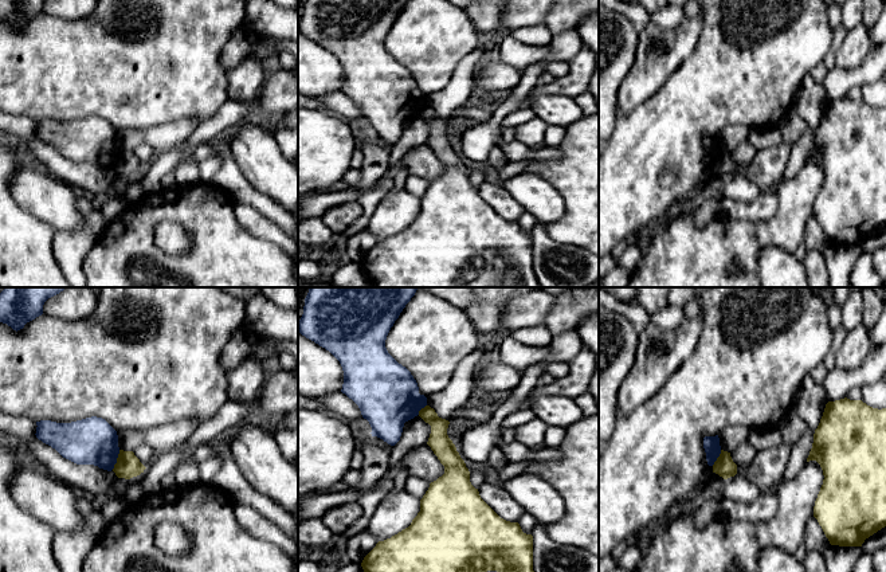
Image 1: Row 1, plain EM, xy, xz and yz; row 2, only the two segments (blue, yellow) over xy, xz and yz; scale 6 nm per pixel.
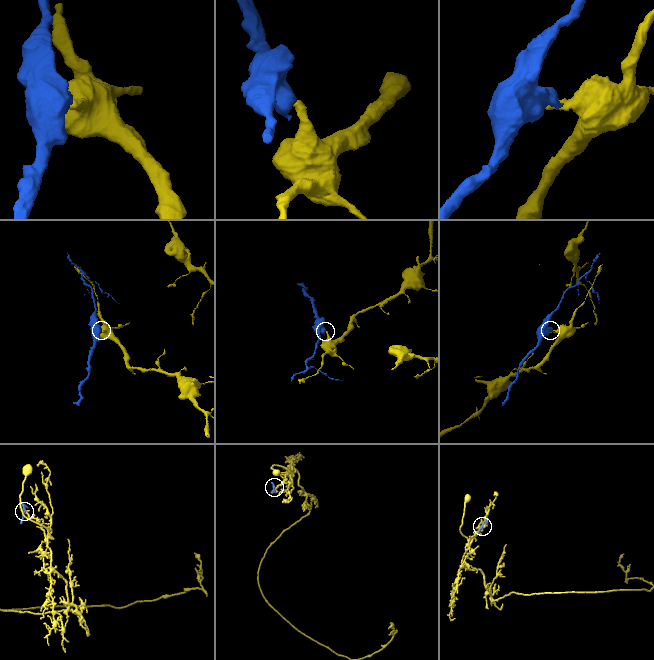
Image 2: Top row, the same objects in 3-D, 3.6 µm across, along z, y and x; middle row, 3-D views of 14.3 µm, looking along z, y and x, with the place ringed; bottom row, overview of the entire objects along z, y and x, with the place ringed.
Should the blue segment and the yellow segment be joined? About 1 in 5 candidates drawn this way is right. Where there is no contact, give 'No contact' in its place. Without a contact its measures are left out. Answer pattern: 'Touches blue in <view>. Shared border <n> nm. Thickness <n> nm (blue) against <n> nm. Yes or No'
Touches blue in xy. Shared border 130 nm. Thickness 280 nm (blue) against 150 nm. No

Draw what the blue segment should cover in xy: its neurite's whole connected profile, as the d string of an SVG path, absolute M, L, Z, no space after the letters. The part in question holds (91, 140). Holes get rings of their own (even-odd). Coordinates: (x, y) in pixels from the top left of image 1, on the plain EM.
M102 117L71 122L36 121L36 137L77 164L111 171L119 153L117 130Z

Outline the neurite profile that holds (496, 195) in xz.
M485 181L479 188L481 197L503 219L518 222L525 212L522 205L497 181Z

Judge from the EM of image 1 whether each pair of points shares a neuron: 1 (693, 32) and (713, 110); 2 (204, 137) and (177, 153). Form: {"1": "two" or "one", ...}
{"1": "two", "2": "one"}

